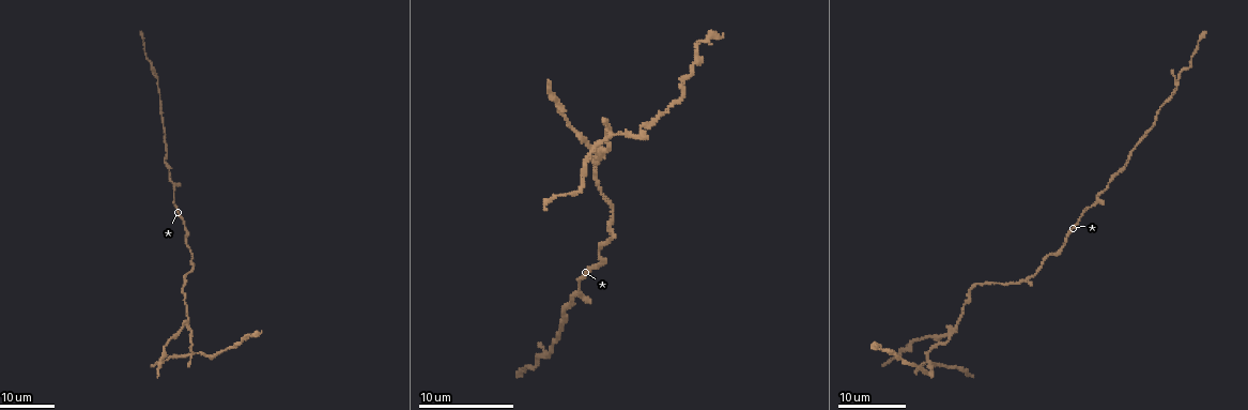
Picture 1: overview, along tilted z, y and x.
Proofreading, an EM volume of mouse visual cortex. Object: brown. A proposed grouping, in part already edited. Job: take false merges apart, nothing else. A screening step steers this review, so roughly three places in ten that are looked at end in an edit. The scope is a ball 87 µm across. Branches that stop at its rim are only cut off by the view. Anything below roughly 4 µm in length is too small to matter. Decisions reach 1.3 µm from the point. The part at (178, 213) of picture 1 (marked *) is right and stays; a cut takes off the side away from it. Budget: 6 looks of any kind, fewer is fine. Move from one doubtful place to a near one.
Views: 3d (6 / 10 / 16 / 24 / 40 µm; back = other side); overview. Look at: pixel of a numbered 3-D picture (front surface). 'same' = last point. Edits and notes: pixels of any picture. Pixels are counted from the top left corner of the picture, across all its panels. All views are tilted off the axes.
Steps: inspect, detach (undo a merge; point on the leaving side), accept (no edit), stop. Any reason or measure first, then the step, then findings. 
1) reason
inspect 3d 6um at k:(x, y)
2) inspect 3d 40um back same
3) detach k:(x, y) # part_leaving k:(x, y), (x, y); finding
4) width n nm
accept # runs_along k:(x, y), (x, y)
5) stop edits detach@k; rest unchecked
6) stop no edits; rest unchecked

narrows sharply
inspect 3d 16um at 1:(971, 290)

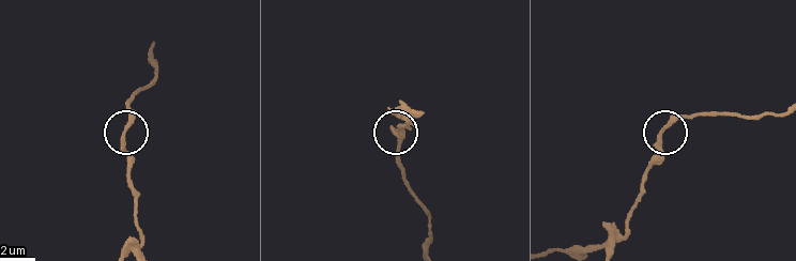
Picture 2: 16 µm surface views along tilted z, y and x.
inspect 3d 10um at 2:(660, 135)

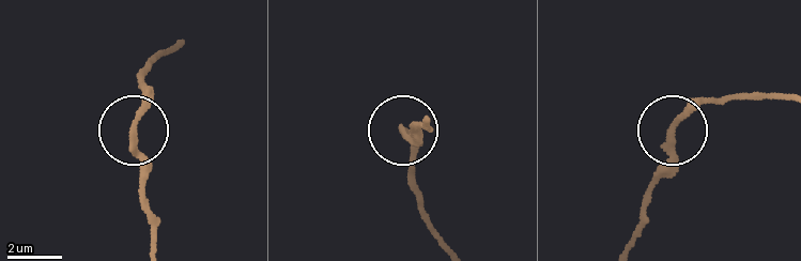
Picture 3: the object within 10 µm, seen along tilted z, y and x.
accept # runs_along 3:(181, 47), (158, 56), (145, 77), (135, 128), (142, 206); continuous, no second neuron

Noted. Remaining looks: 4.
four arms meet
inspect 3d 24um at 1:(952, 329)

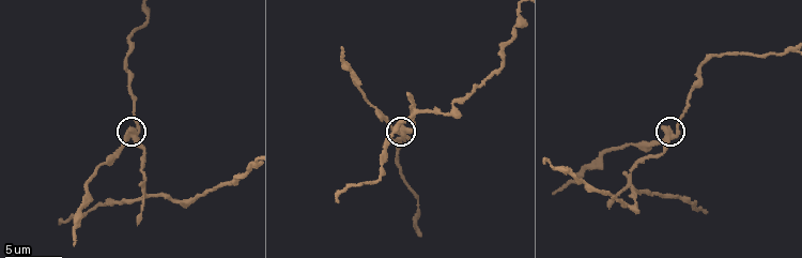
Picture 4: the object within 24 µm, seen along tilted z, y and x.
inspect 3d 6um at 4:(399, 132)

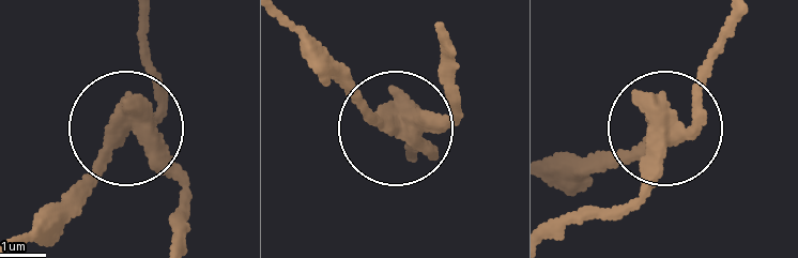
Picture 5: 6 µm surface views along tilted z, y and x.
inspect 3d 6um back at 5:(400, 129)

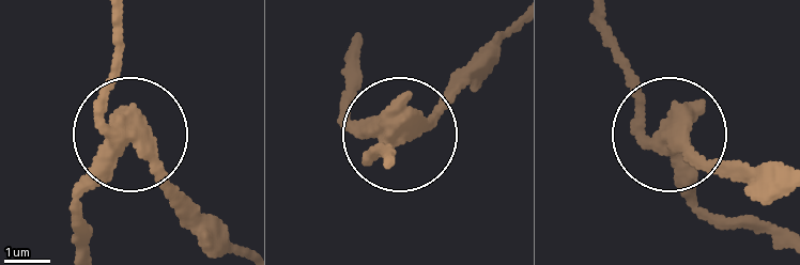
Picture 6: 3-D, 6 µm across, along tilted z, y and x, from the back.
detach 6:(160, 183) # part_leaving 6:(131, 129), (181, 209), (239, 245); a second neuron is stuck on

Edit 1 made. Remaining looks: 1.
looks like a crossing
inspect 3d 6um at 4:(417, 112)

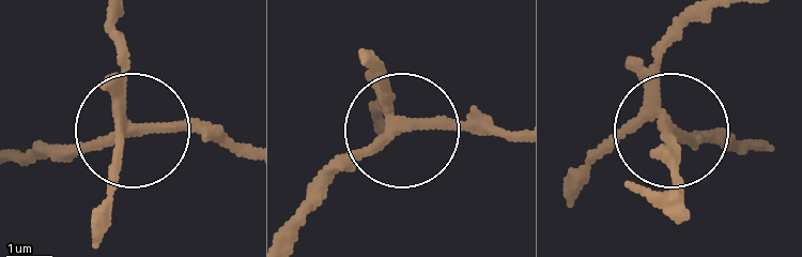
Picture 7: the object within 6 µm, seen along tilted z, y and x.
arms 4
detach 7:(88, 142) # part_leaving 7:(121, 103), (143, 124), (212, 127), (246, 145); two neurons meet here

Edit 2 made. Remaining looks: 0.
stop edits detach@6, detach@7; rest unchecked

